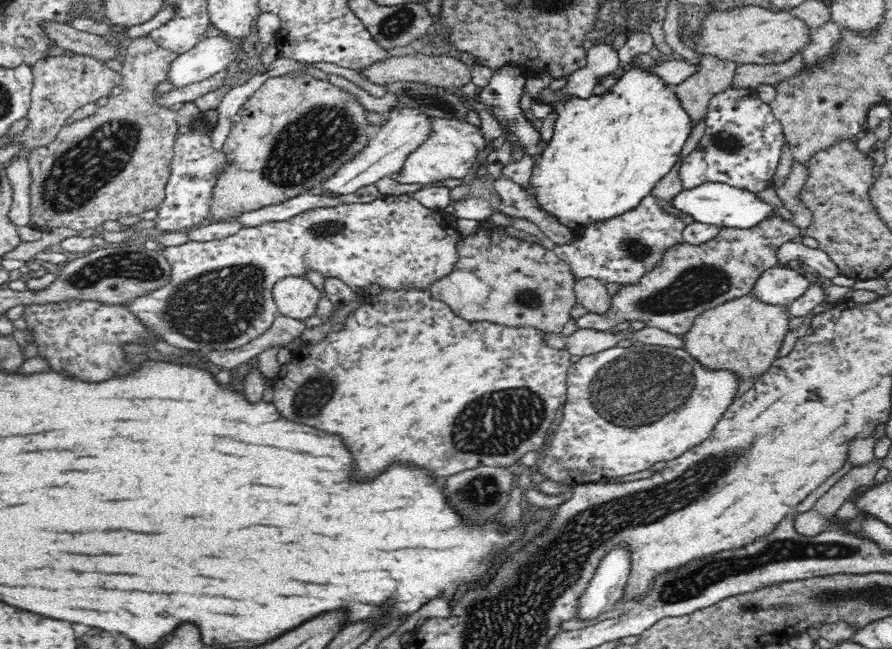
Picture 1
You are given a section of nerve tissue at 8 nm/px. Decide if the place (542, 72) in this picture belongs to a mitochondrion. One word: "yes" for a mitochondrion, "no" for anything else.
no

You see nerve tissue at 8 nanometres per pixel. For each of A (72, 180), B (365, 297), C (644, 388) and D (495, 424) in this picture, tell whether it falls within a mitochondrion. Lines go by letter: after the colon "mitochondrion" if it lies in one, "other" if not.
A: mitochondrion
B: other
C: mitochondrion
D: mitochondrion

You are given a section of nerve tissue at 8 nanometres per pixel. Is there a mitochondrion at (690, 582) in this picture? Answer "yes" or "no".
yes

